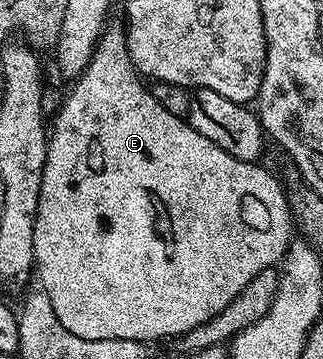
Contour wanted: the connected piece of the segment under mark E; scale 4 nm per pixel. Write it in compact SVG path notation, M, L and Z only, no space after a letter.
M113 21L106 22L105 34L93 50L87 69L70 86L74 87L70 89L65 104L58 109L57 120L54 123L52 120L51 123L35 221L35 275L41 278L40 290L45 291L51 299L51 308L59 317L60 324L77 337L131 338L144 341L169 339L172 335L180 337L227 309L227 305L248 285L255 273L268 267L277 267L284 260L295 231L295 220L291 214L290 196L267 168L261 167L260 162L248 163L231 157L231 153L219 149L215 141L207 141L203 133L196 131L182 116L169 113L152 96L146 80L137 74L137 68L131 61L131 53L125 40L126 26L124 22L117 23L115 25Z

